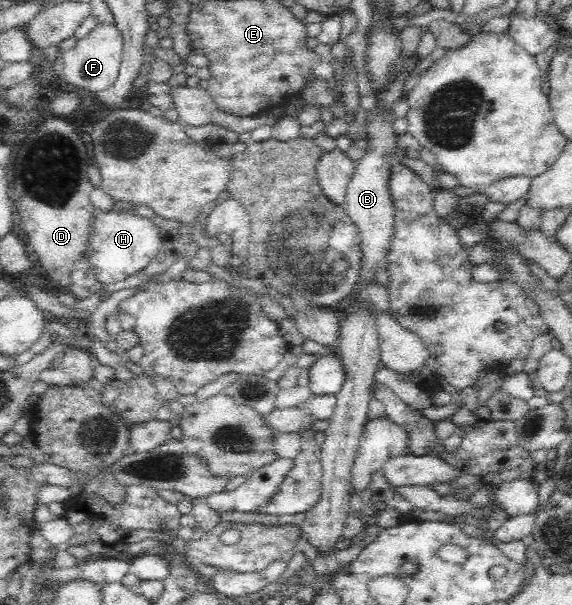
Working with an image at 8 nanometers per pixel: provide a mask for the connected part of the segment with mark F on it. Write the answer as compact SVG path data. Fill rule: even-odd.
M95 18L93 28L81 38L76 38L75 46L70 46L64 56L64 84L85 89L89 92L101 92L111 88L116 82L123 59L124 42L121 29L116 22L103 22Z

